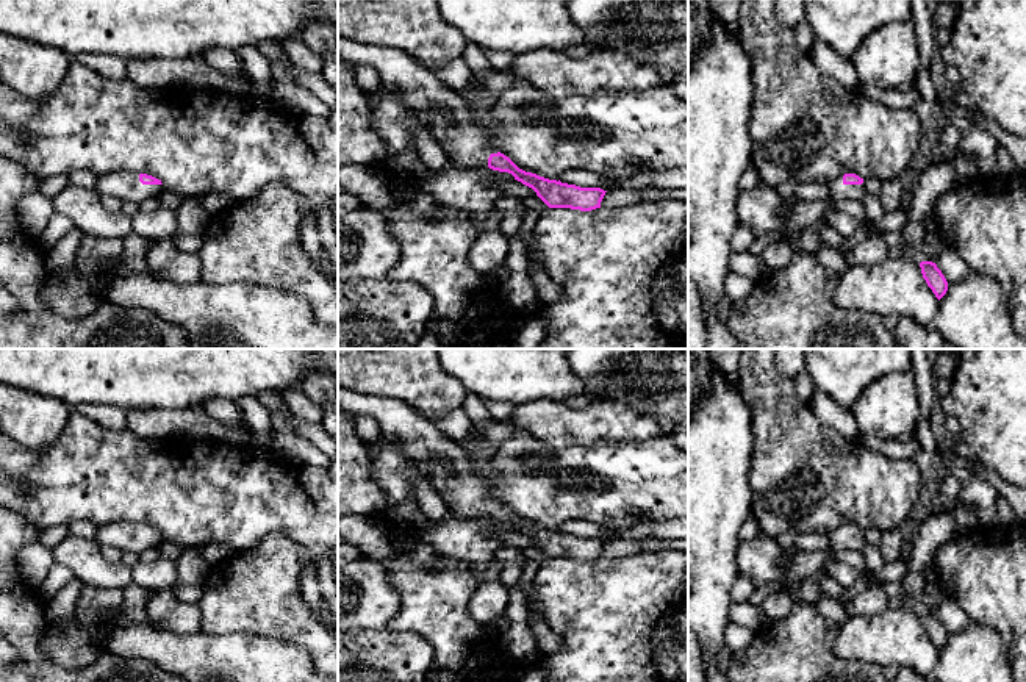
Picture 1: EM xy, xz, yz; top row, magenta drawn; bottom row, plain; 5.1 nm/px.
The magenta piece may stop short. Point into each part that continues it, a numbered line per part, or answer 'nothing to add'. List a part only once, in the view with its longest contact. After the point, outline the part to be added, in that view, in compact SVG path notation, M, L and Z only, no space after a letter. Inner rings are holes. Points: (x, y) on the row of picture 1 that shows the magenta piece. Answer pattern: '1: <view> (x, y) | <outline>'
1: xy (125, 186) | M109 172L97 177L95 191L105 197L117 199L122 202L141 203L142 200L158 199L166 188L163 185L142 185L139 174L131 172Z

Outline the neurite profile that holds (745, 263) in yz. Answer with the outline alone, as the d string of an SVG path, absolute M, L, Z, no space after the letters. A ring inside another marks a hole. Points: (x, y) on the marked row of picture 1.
M732 252L729 258L730 272L748 277L757 282L768 271L760 255L751 252Z

